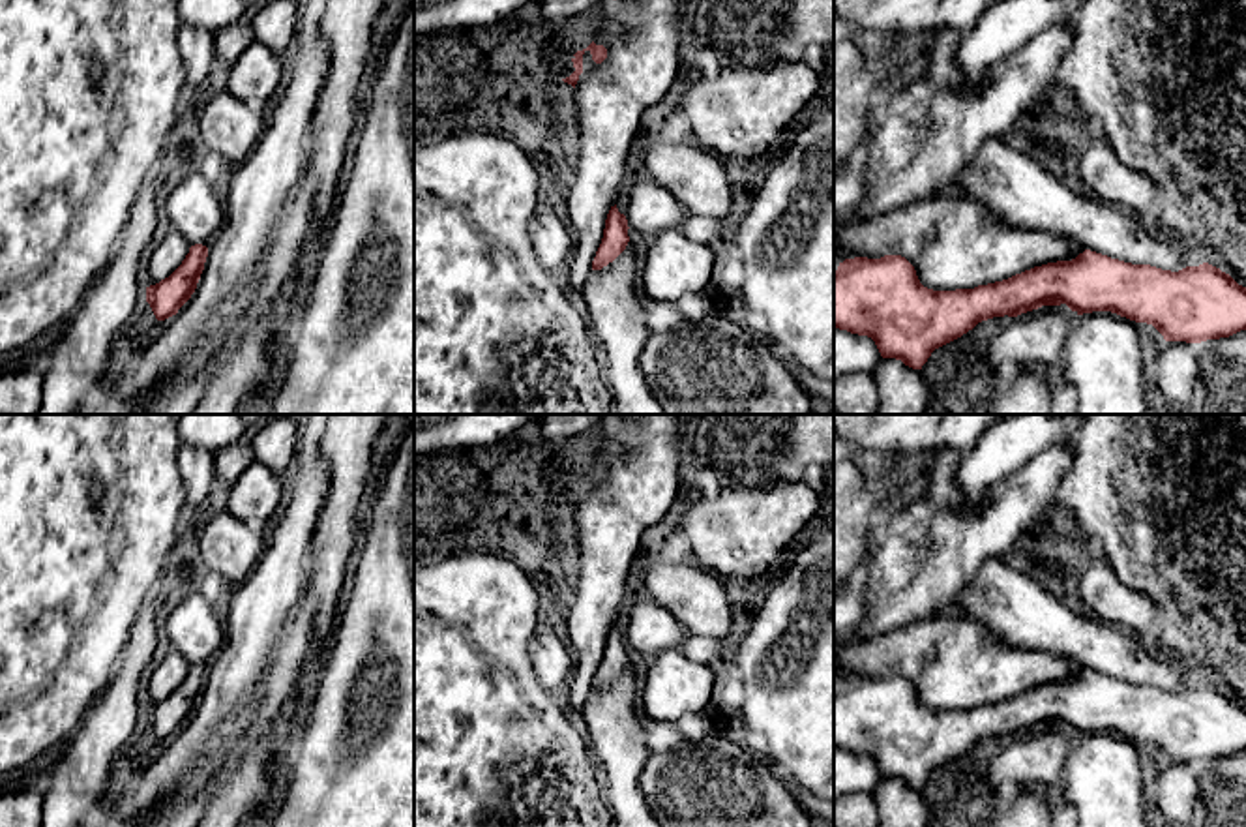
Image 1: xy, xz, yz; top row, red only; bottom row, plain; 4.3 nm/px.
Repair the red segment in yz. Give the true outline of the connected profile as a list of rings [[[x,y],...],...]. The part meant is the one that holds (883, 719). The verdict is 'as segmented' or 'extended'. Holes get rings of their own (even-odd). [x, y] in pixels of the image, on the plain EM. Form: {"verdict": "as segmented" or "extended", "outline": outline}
{"verdict": "as segmented", "outline": [[[1085,669],[1072,681],[1047,683],[1002,701],[956,711],[924,707],[914,686],[901,675],[845,679],[834,692],[834,748],[871,758],[883,778],[901,780],[912,789],[922,789],[935,769],[982,741],[1061,724],[1077,735],[1111,731],[1152,744],[1165,761],[1201,763],[1246,750],[1246,707],[1209,683],[1171,692]]]}

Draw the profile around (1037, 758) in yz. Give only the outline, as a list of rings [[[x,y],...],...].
[[[1042,726],[1014,737],[989,767],[995,804],[1017,788],[1038,788],[1047,793],[1062,780],[1070,741],[1059,726]]]

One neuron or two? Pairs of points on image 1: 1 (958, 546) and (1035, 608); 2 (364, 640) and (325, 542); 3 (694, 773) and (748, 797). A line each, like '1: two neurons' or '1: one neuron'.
1: two neurons
2: two neurons
3: one neuron

